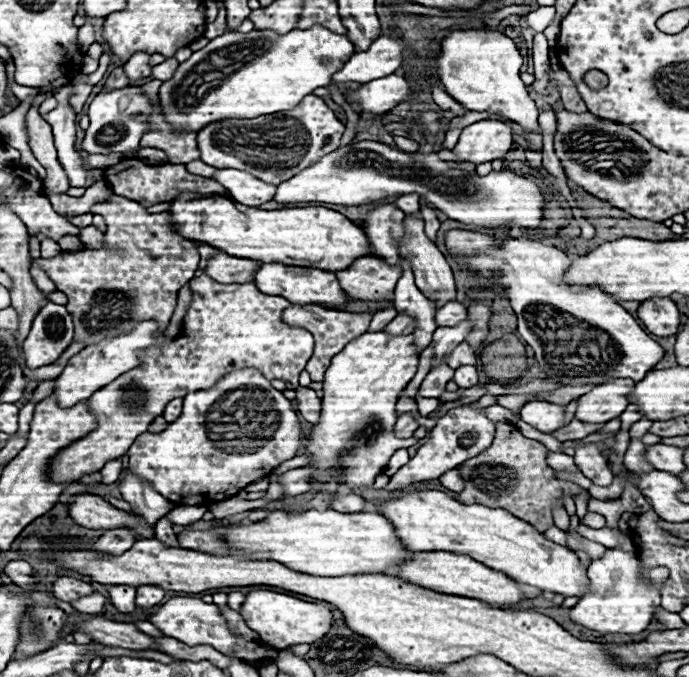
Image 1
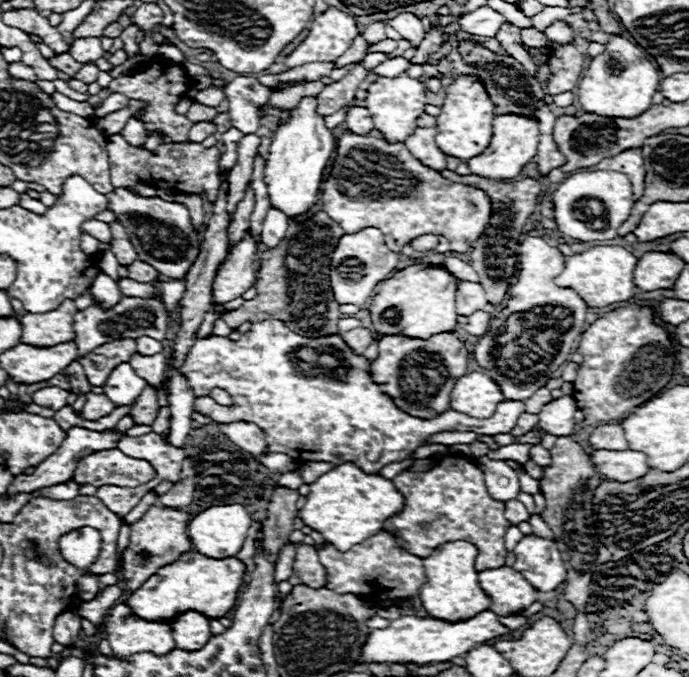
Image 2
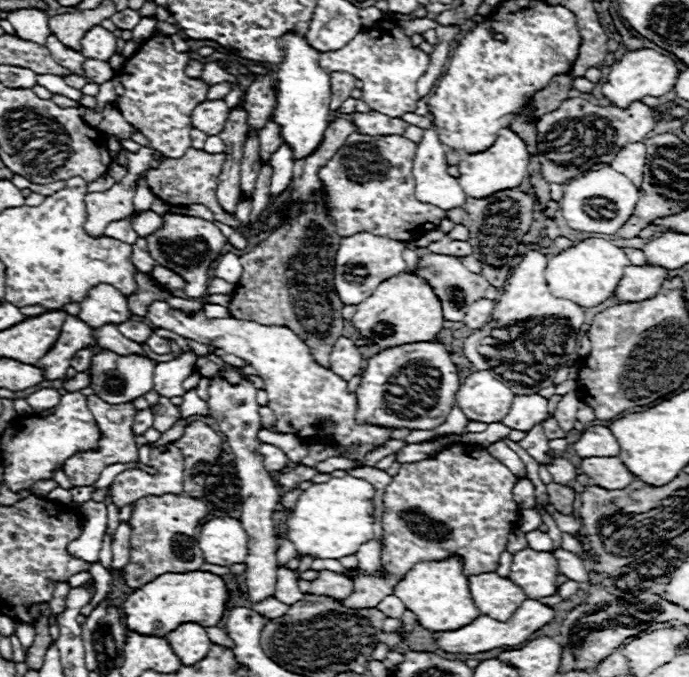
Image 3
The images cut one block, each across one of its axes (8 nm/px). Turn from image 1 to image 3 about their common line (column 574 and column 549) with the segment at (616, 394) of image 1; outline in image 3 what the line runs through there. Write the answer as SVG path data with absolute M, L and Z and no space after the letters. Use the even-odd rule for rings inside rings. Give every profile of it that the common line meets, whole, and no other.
M528 394L528 396L516 396L512 402L510 412L502 420L502 424L514 428L514 430L530 430L536 424L542 424L550 418L548 412L548 398L540 394Z

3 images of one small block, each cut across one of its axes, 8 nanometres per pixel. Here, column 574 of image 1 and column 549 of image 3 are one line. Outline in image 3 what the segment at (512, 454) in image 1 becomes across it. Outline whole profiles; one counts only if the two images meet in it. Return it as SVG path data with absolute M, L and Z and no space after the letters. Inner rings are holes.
M548 484L548 496L550 496L554 508L558 508L558 512L562 512L562 514L570 514L572 512L574 498L570 496L568 488L564 488L560 484Z

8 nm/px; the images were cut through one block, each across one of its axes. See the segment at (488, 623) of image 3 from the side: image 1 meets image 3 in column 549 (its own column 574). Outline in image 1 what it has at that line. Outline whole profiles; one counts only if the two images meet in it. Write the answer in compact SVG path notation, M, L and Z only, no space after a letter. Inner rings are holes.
M619 548L607 549L606 554L588 566L590 594L582 596L580 602L570 608L570 620L582 624L588 630L600 634L620 632L620 634L640 634L652 620L654 606L660 604L660 584L666 580L668 570L654 568L646 574L652 580L652 586L640 578L640 562L637 553L622 552Z

